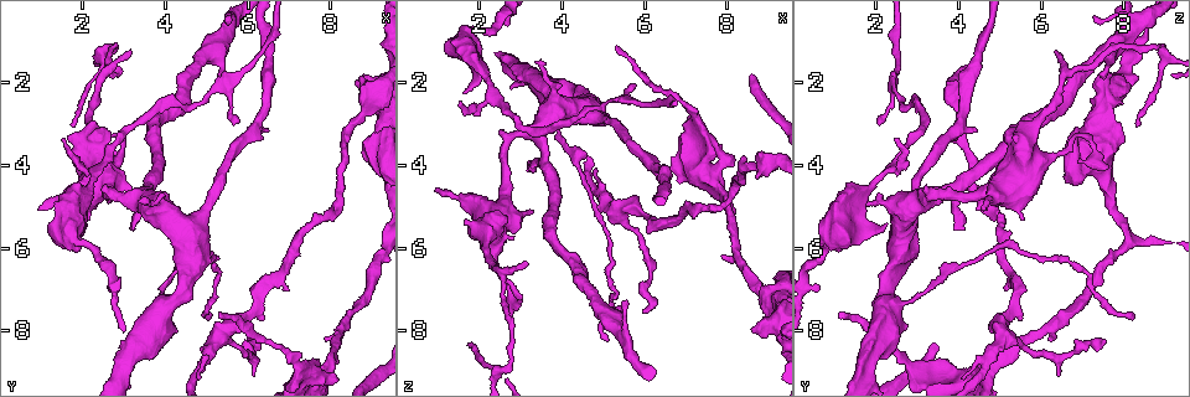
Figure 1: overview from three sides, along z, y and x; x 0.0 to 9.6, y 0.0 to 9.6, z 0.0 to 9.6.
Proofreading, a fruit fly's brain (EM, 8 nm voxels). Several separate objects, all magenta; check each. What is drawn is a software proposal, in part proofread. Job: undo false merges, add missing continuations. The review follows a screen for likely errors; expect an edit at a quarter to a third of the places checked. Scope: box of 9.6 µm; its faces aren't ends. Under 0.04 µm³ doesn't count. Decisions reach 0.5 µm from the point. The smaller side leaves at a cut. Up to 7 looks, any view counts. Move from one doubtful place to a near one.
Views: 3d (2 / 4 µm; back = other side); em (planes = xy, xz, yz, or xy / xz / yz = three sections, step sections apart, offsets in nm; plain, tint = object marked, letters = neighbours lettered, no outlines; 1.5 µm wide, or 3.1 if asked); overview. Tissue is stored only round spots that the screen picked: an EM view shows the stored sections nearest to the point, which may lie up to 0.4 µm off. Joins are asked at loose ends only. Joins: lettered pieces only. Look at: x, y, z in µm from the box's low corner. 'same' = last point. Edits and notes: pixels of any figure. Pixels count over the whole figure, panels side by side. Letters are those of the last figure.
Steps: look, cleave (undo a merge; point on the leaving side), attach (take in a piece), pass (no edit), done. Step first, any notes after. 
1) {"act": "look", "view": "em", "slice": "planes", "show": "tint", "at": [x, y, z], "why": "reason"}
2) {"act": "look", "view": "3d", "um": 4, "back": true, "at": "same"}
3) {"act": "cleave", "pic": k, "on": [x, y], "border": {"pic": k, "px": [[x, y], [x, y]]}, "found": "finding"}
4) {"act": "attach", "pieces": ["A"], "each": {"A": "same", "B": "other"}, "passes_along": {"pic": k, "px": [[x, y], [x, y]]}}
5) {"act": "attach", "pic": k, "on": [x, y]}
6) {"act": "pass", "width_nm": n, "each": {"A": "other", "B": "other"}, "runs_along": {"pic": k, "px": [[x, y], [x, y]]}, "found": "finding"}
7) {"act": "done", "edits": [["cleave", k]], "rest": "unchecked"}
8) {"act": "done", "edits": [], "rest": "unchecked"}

{"act": "look", "view": "em", "slice": "planes", "show": "plain", "at": [5.30, 7.55, 1.15], "why": "long arm stops here"}

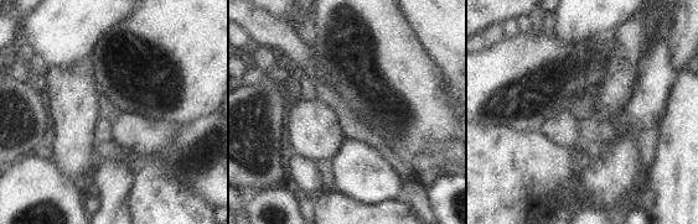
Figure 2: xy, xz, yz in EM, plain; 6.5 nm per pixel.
{"act": "look", "view": "em", "slice": "planes", "show": "letters", "at": "same"}

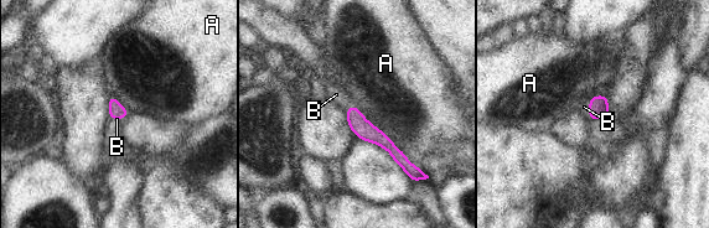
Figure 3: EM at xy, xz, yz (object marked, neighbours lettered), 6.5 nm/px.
{"act": "attach", "pieces": ["B"], "each": {"A": "other", "B": "same"}, "passes_along": {"pic": 3, "px": [[599, 104], [589, 107], [584, 107]]}, "found": "the neuron continues"}

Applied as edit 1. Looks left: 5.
{"act": "look", "view": "em", "slice": "yz", "step": 4, "show": "letters", "at": [3.85, 4.95, 2.45], "why": "sudden change in width"}

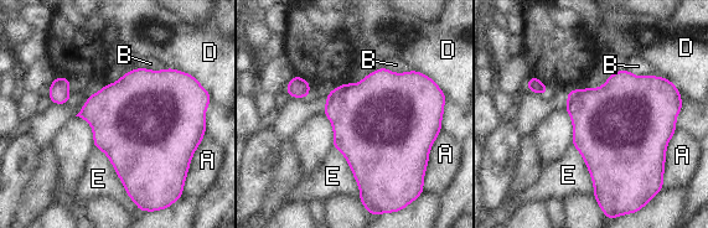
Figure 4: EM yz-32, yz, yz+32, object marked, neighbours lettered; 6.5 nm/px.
{"act": "look", "view": "em", "slice": "planes", "show": "letters", "at": "same", "why": "another direction"}

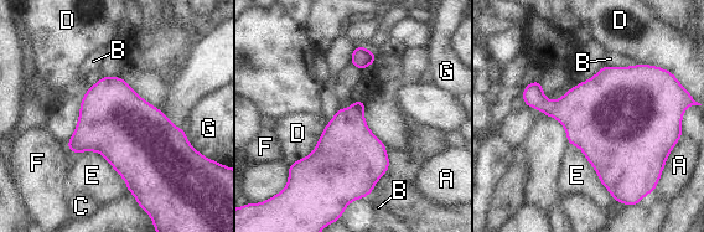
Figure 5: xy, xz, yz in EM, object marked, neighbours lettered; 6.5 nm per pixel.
{"act": "pass", "each": {"A": "other", "B": "other", "C": "other", "D": "other", "E": "other", "F": "other", "G": "other"}, "border": {"pic": 5, "px": [[76, 153], [98, 151], [127, 192]]}, "found": "all the same neuron"}

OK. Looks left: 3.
{"act": "look", "view": "3d", "um": 2, "at": [5.95, 8.20, 7.55], "why": "branch stops here"}

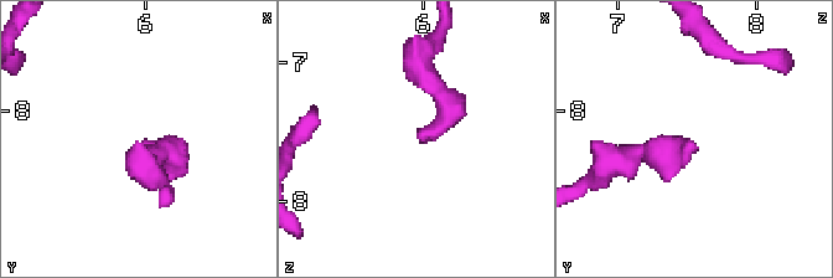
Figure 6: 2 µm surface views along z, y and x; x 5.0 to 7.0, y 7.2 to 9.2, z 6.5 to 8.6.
{"act": "look", "view": "em", "slice": "yz", "step": 8, "show": "letters", "at": [5.96, 8.22, 7.58]}

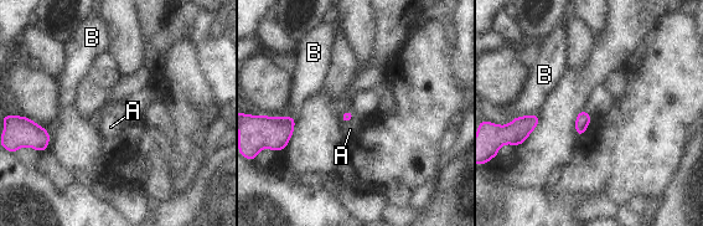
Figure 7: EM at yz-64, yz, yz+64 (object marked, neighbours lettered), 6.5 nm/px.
{"act": "look", "view": "em", "slice": "planes", "show": "letters", "at": "same"}

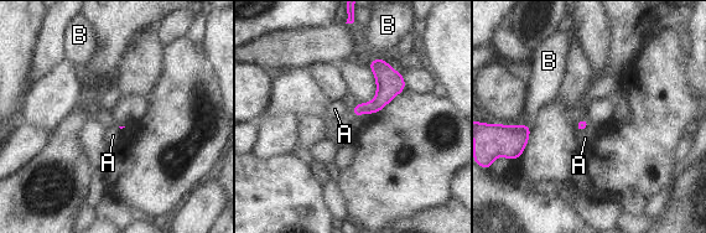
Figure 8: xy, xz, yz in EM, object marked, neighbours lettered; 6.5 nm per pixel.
{"act": "pass", "each": {"A": "other", "B": "other"}, "border": {"pic": 8, "px": [[590, 127], [576, 133]]}, "found": "none of them fits"}

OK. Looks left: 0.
{"act": "done", "edits": [["attach", 3]], "rest": "unchecked"}

